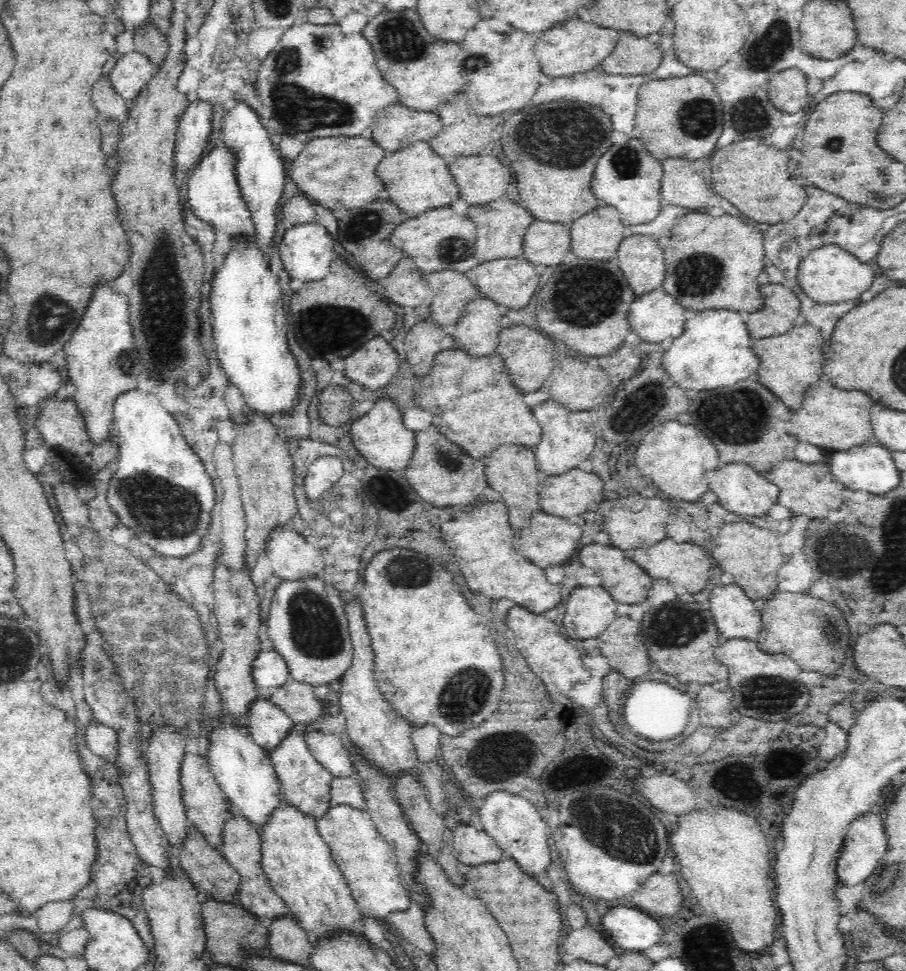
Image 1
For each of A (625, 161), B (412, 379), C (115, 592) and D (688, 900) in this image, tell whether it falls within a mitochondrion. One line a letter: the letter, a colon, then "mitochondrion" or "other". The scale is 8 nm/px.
A: mitochondrion
B: other
C: other
D: other

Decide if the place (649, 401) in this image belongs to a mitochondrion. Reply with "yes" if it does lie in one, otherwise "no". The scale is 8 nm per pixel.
yes

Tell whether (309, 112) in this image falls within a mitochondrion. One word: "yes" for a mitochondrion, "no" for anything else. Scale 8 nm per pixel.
yes

